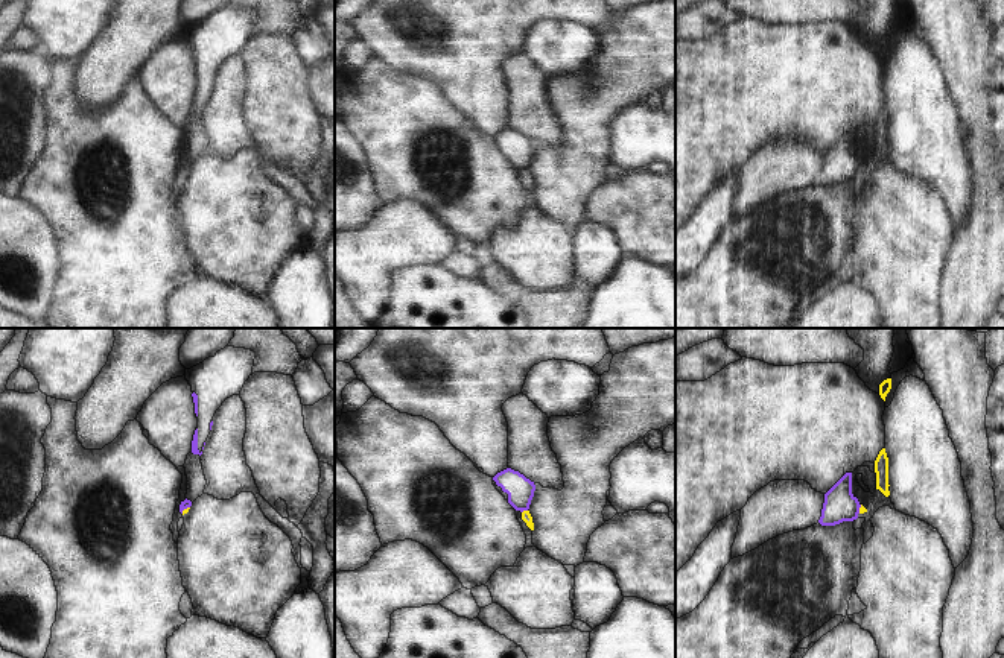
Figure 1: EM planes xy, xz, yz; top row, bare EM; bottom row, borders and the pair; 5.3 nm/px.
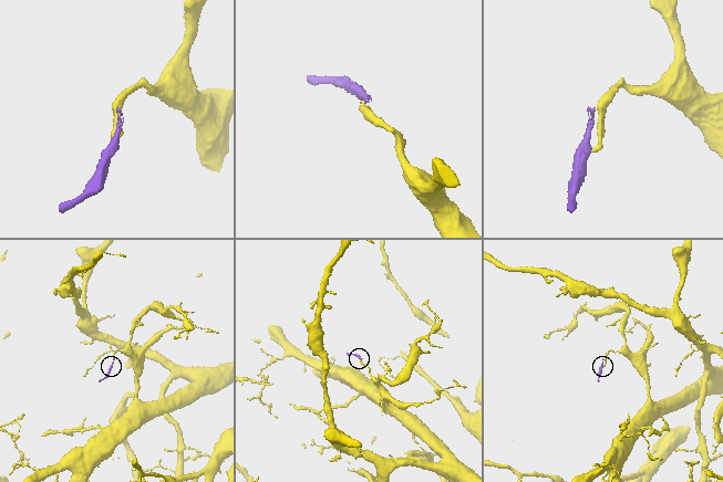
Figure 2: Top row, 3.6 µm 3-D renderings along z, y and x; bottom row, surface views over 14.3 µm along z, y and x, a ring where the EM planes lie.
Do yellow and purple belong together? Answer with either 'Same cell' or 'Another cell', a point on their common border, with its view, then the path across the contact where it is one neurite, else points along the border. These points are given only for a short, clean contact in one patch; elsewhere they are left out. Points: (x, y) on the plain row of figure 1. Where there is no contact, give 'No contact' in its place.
Another cell. Touches yellow at xz (524, 170). Boundary: xz (527, 169), (522, 172).

